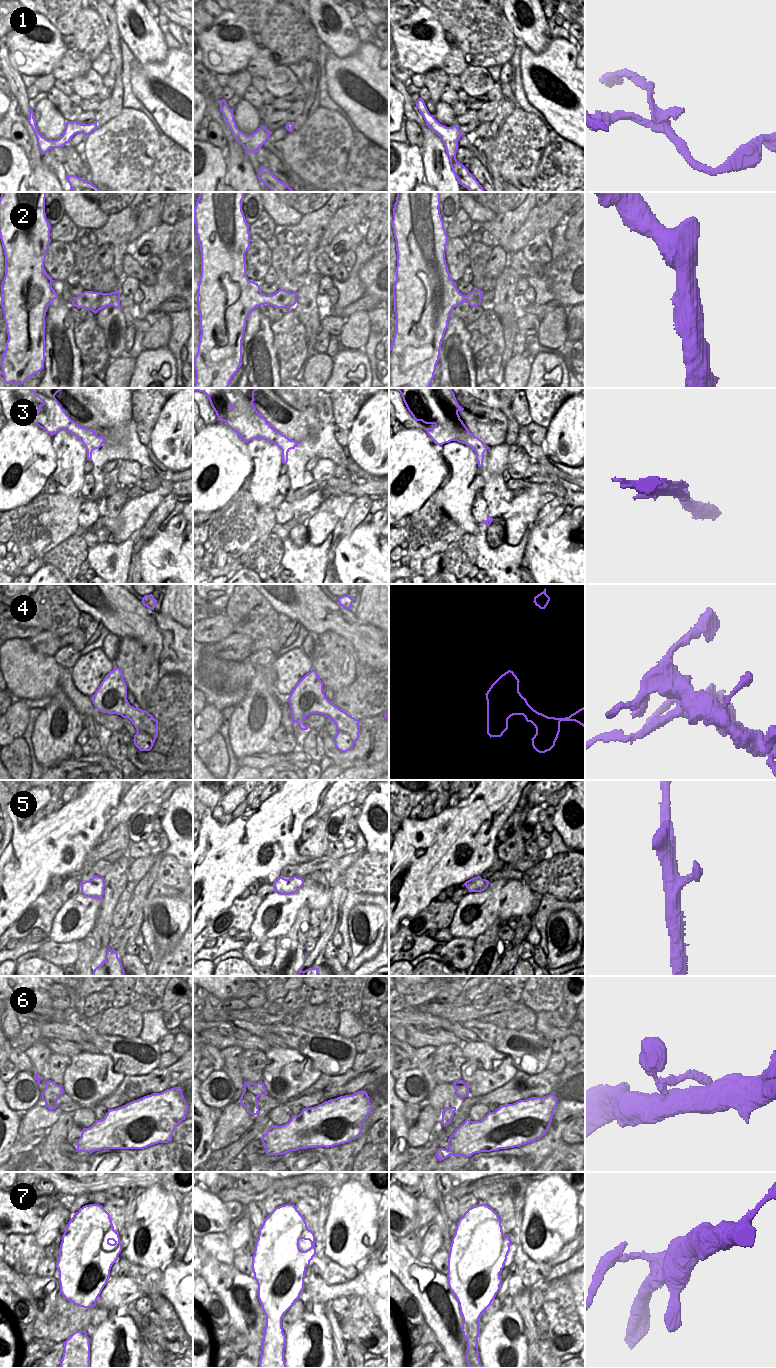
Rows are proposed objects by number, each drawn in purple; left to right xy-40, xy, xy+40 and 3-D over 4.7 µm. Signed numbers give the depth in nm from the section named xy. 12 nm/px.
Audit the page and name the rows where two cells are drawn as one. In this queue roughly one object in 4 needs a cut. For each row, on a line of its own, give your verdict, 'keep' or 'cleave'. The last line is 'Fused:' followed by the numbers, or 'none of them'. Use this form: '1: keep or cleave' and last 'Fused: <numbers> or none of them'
1: keep
2: keep
3: cleave
4: cleave
5: keep
6: keep
7: keep
Fused: 3, 4

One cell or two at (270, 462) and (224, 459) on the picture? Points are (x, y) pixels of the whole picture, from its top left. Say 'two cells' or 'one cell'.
two cells

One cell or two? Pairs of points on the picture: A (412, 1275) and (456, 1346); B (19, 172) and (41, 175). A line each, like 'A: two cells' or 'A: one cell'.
A: one cell
B: two cells

